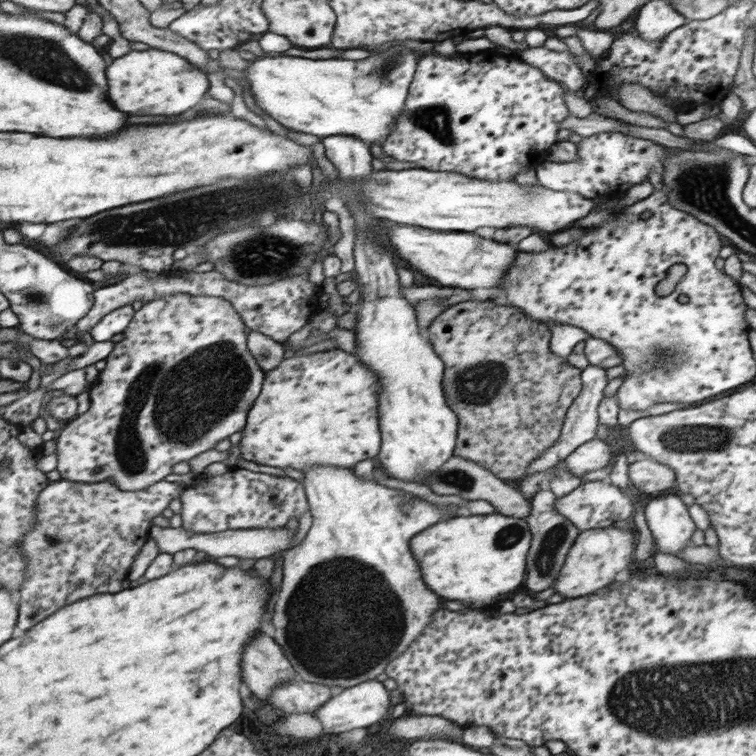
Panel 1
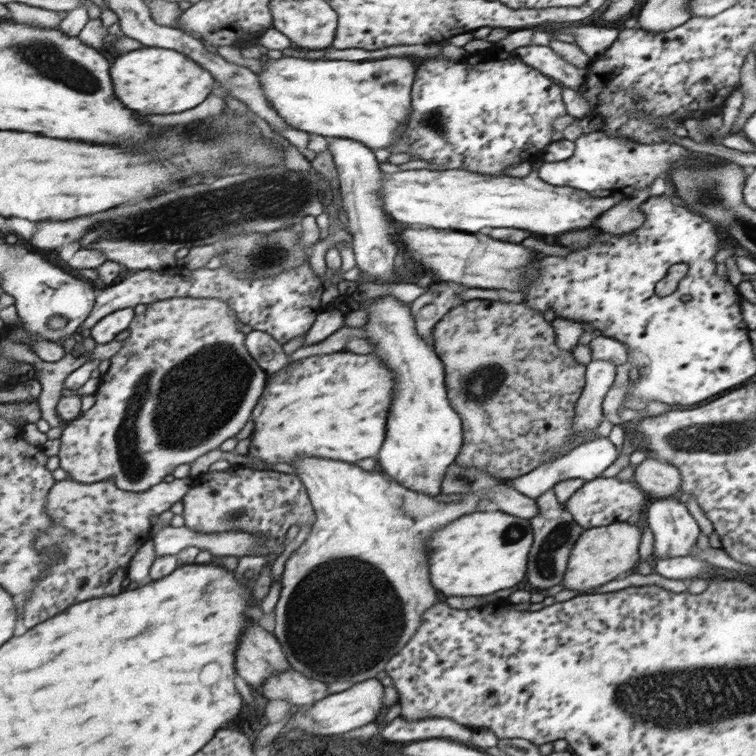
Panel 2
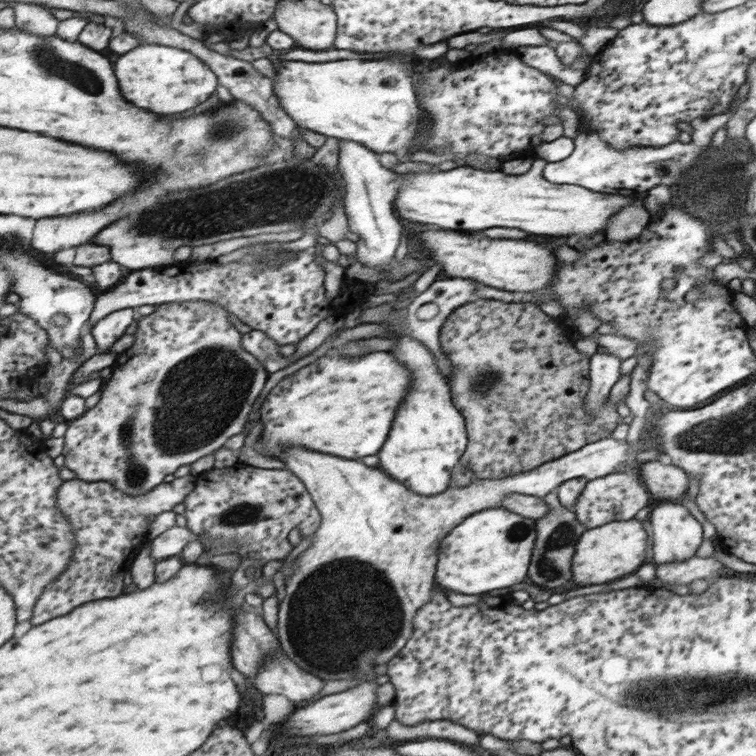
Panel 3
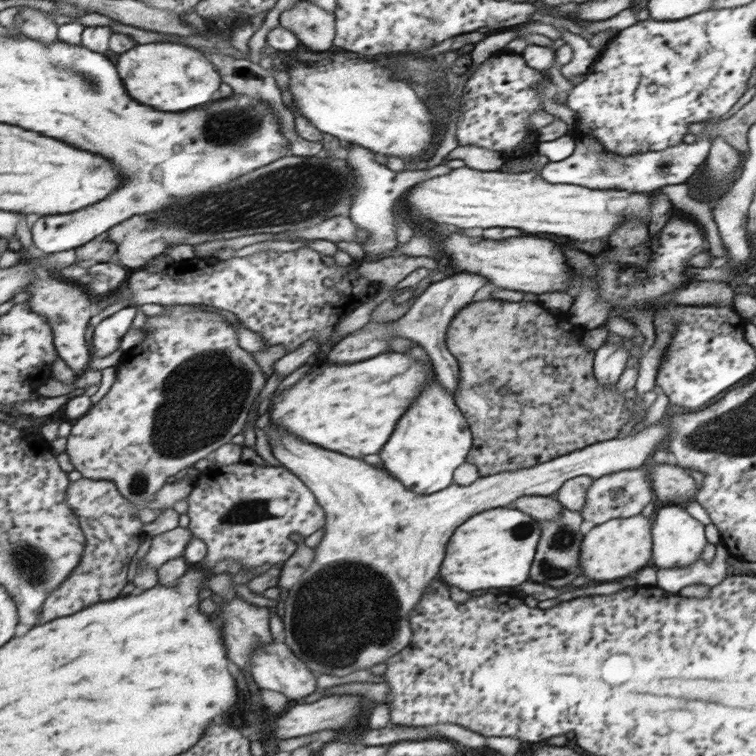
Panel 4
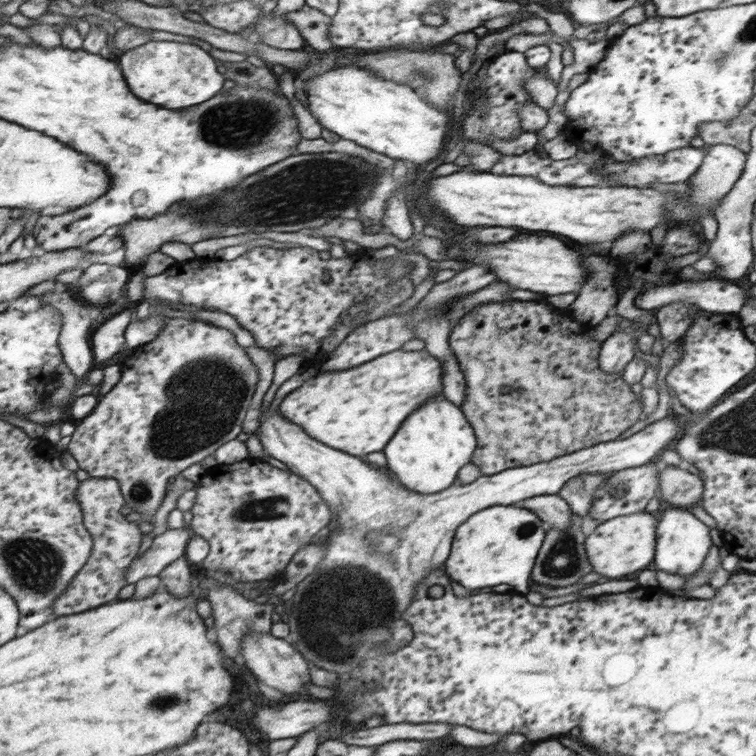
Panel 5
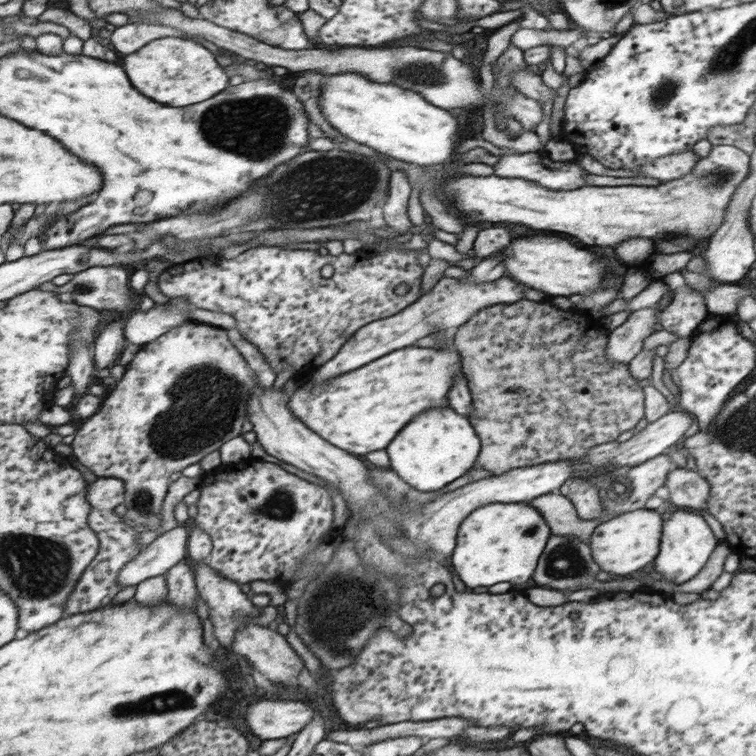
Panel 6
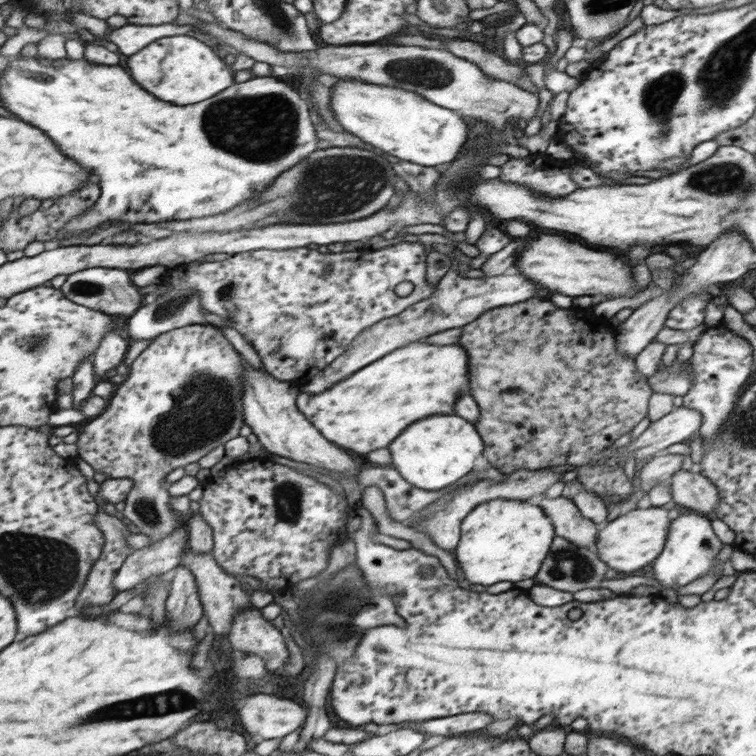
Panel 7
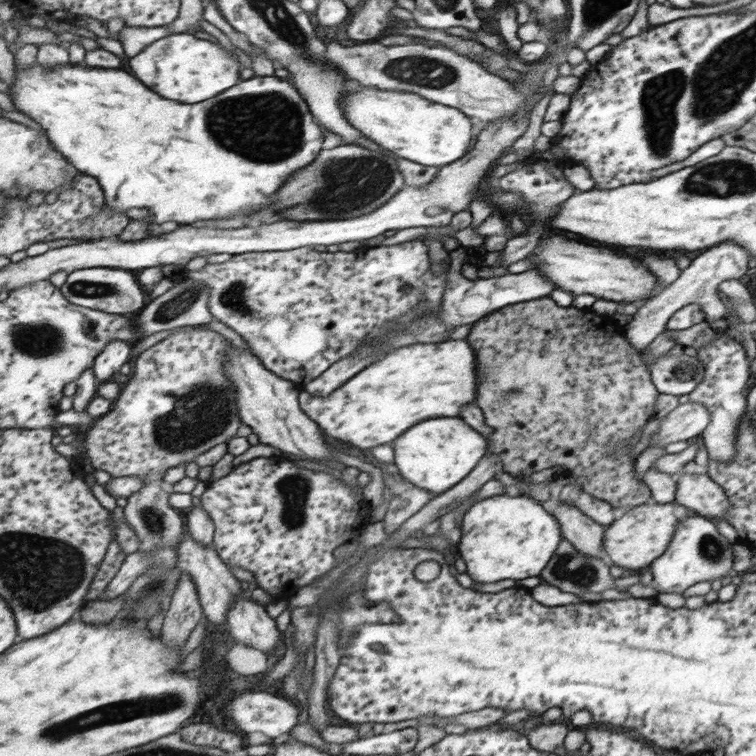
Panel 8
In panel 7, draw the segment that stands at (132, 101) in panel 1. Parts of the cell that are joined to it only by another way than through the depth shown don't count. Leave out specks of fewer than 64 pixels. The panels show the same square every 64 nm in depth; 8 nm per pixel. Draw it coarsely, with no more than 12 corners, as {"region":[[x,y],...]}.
{"region":[[185,34],[128,60],[146,90],[178,106],[236,82],[212,46]]}

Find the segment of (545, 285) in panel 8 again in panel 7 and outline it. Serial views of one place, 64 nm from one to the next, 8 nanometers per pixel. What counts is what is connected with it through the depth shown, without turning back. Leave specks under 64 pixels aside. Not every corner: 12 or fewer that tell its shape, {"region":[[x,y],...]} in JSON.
{"region":[[520,273],[462,278],[364,330],[302,392],[542,289]]}

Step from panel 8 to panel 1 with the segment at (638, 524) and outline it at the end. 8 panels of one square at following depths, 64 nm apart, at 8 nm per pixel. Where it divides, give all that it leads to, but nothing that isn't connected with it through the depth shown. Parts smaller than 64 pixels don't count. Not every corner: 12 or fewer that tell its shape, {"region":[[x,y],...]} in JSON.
{"region":[[581,531],[552,588],[580,598],[632,562],[634,534]]}

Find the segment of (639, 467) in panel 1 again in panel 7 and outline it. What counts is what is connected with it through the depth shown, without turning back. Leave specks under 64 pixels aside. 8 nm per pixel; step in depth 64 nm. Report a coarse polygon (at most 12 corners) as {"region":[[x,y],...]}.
{"region":[[678,470],[672,504],[714,516],[718,489],[700,472]]}

